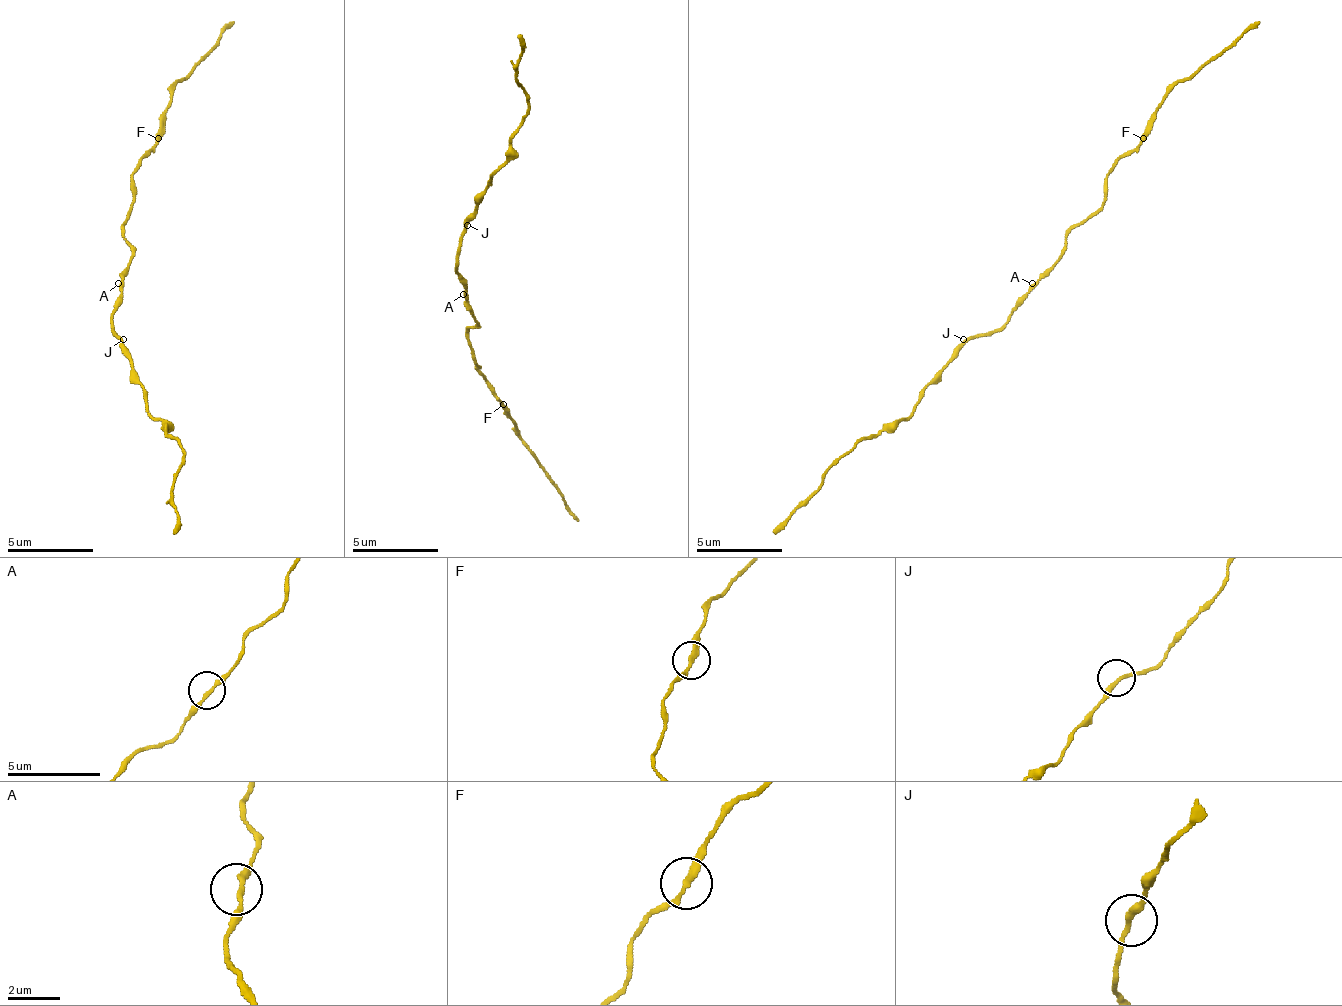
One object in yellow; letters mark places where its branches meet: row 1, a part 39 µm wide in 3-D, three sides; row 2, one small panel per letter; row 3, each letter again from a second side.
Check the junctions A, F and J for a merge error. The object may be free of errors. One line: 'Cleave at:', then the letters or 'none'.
Cleave at: none

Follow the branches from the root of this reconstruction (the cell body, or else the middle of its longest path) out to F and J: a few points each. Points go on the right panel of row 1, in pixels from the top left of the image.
F: (1036, 287), (1036, 279), (1062, 253), (1067, 236), (1101, 205), (1105, 197), (1105, 175), (1144, 137)
J: (1036, 287), (998, 330), (963, 339)

